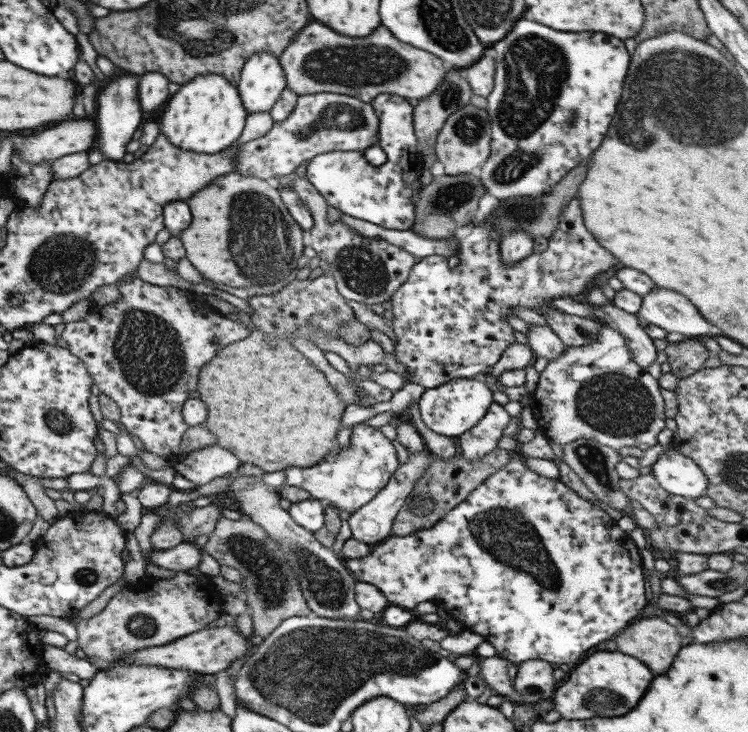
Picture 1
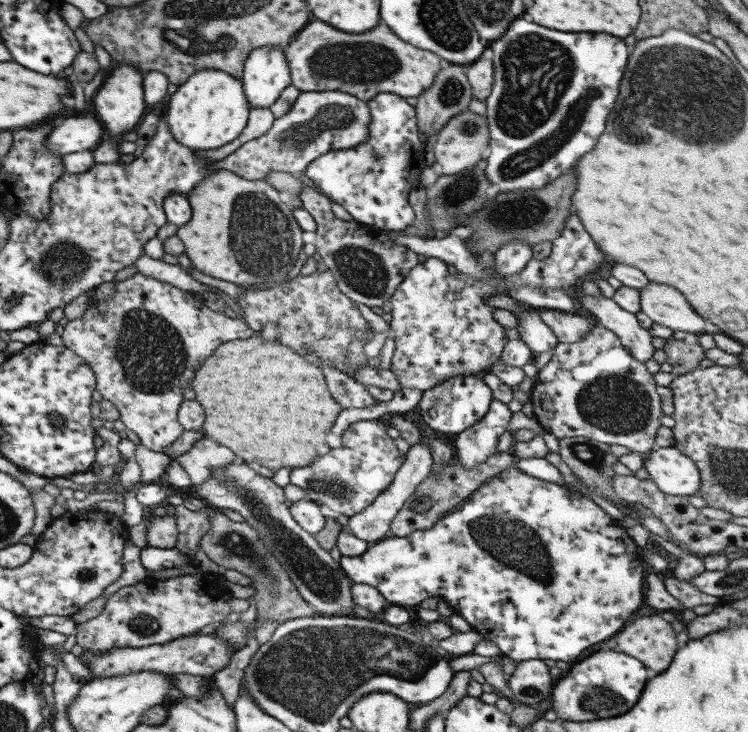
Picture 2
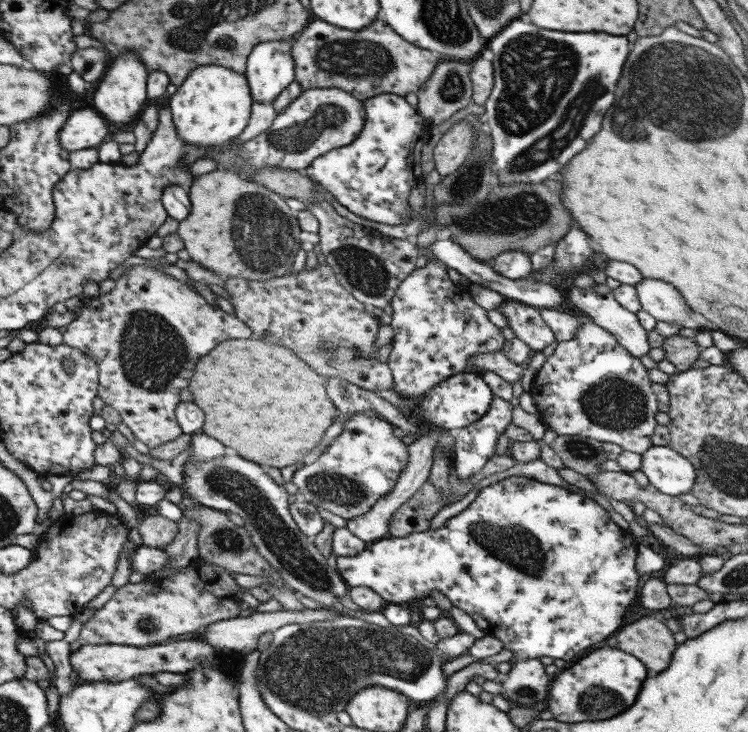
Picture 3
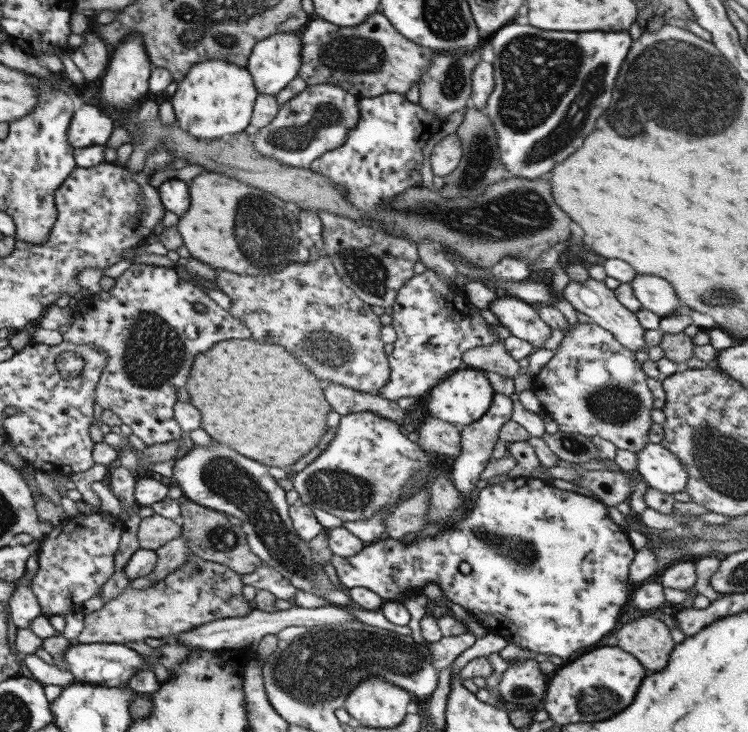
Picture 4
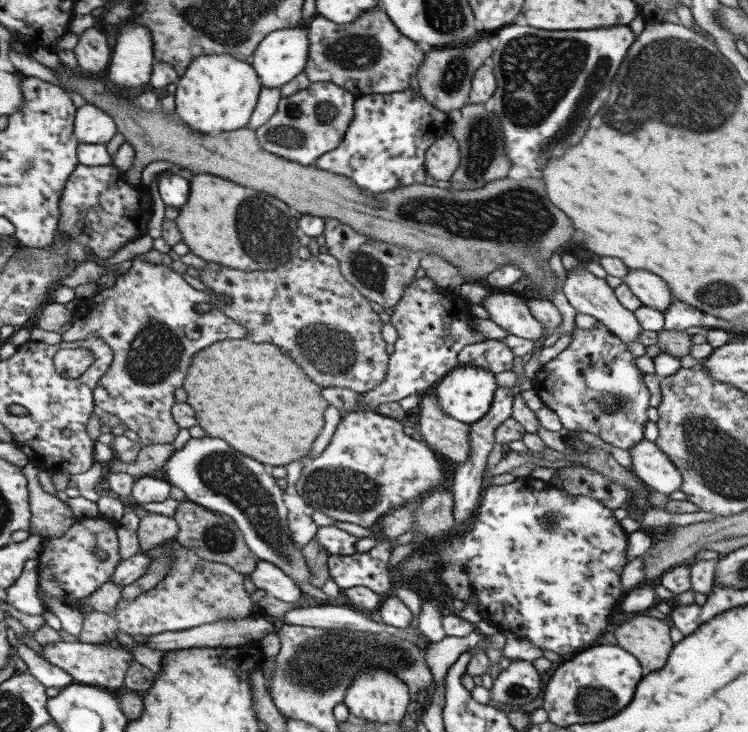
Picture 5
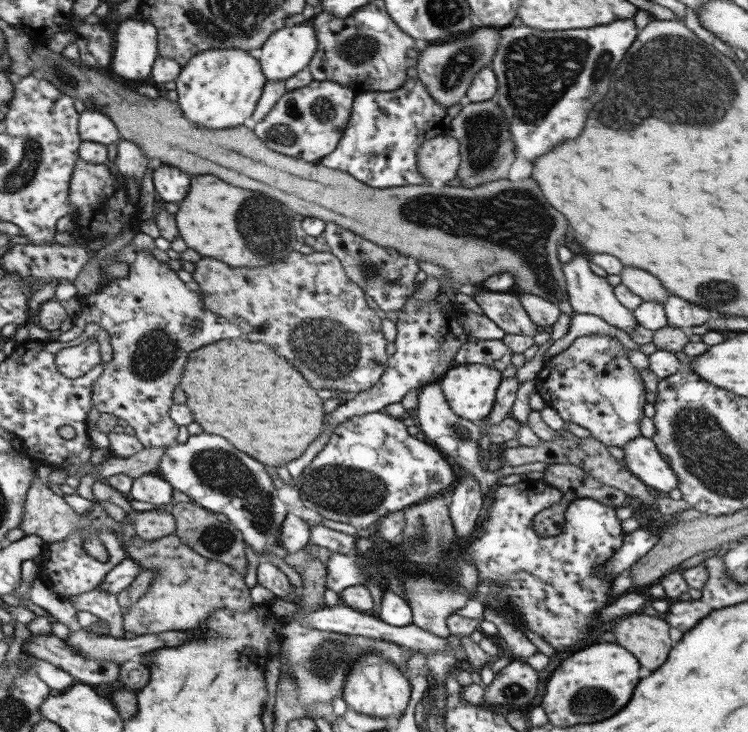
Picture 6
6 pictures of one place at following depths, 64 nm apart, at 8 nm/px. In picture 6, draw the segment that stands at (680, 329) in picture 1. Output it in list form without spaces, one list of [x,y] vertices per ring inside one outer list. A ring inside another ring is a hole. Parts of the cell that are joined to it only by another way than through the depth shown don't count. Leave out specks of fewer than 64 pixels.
[[[623,267],[619,275],[620,283],[639,296],[642,301],[657,301],[663,304],[669,295],[655,276],[643,272],[639,268]]]

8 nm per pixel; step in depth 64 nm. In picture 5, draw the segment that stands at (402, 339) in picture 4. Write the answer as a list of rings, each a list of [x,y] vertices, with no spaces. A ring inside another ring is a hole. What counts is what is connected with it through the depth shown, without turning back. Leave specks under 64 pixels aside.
[[[429,277],[413,278],[403,296],[393,306],[390,323],[397,333],[393,352],[383,380],[371,390],[360,393],[359,411],[374,411],[384,402],[397,402],[409,394],[420,396],[433,389],[446,372],[460,366],[457,355],[464,346],[484,341],[472,323],[473,315],[466,311],[465,302],[457,294],[435,285]]]

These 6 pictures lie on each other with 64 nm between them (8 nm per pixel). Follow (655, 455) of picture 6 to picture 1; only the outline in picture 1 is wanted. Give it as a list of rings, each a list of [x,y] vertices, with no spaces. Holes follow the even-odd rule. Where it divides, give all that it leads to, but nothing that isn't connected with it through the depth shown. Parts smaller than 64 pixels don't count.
[[[675,449],[660,453],[651,464],[650,474],[669,495],[694,499],[704,496],[707,488],[707,479],[701,469]]]

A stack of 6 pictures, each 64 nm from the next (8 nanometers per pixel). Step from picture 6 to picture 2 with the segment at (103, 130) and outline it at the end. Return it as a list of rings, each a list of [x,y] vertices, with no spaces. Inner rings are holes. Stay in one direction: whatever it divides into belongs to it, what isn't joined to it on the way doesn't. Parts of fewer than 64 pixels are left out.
[[[79,113],[65,118],[48,134],[44,145],[54,155],[71,154],[80,150],[93,150],[102,140],[103,132],[99,121],[91,114]]]

